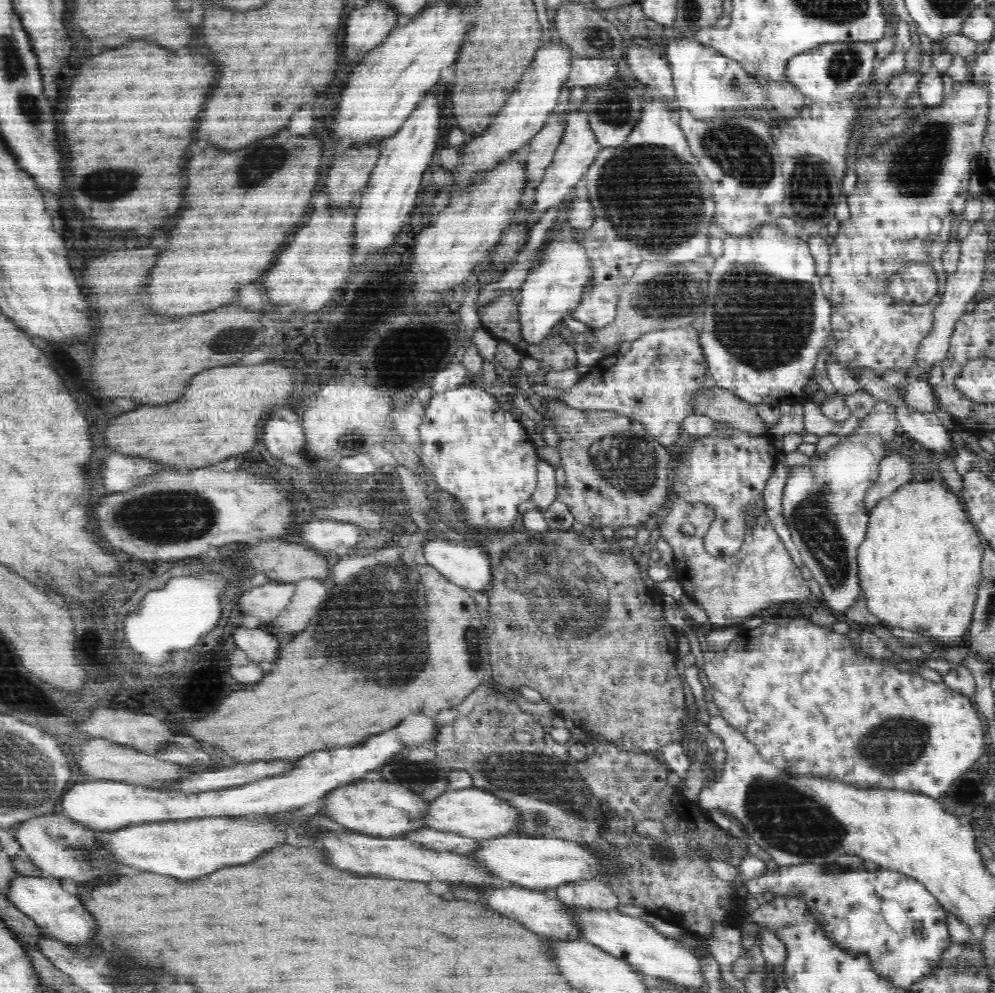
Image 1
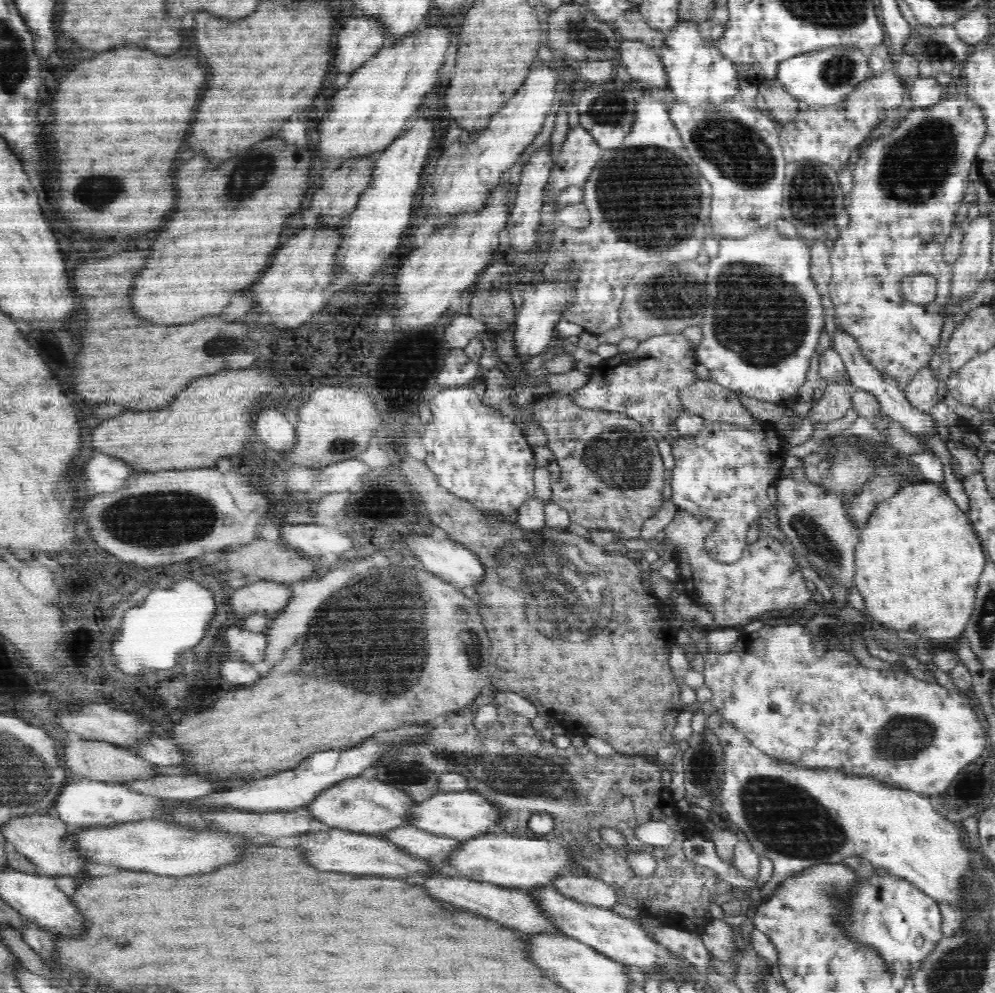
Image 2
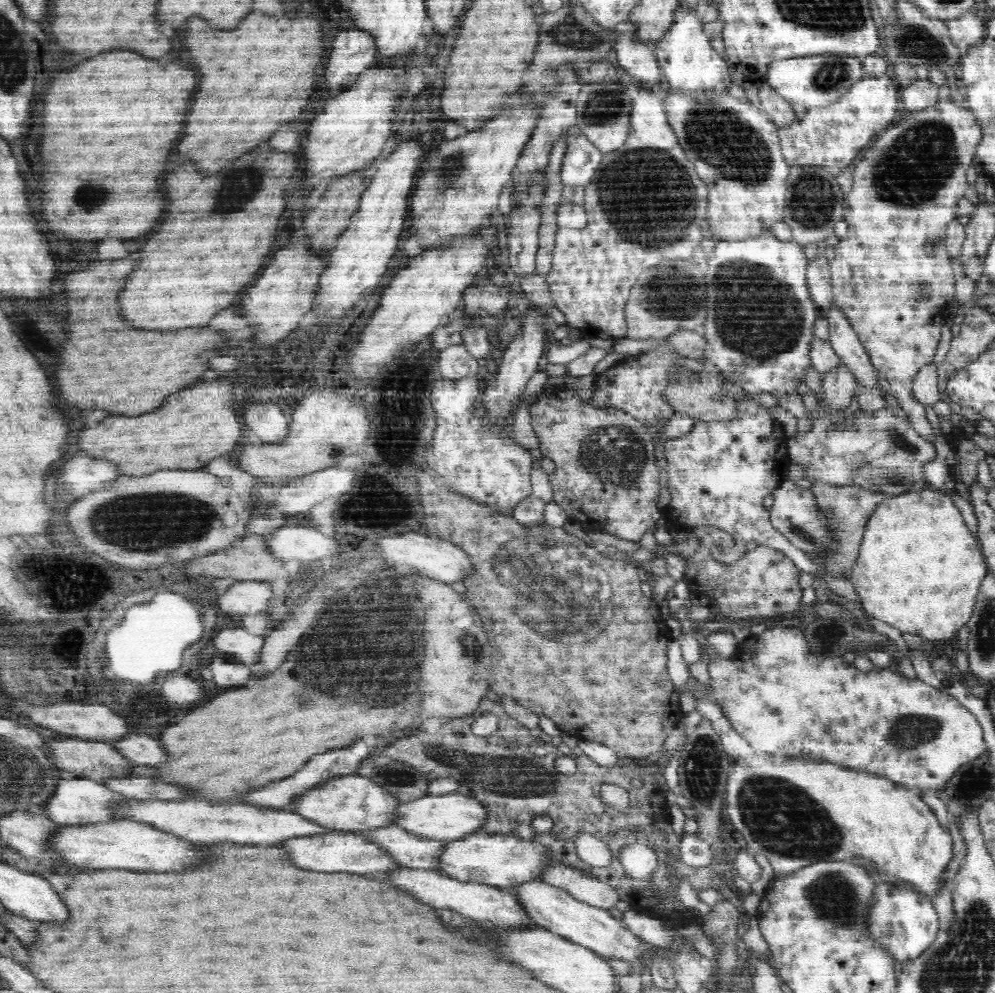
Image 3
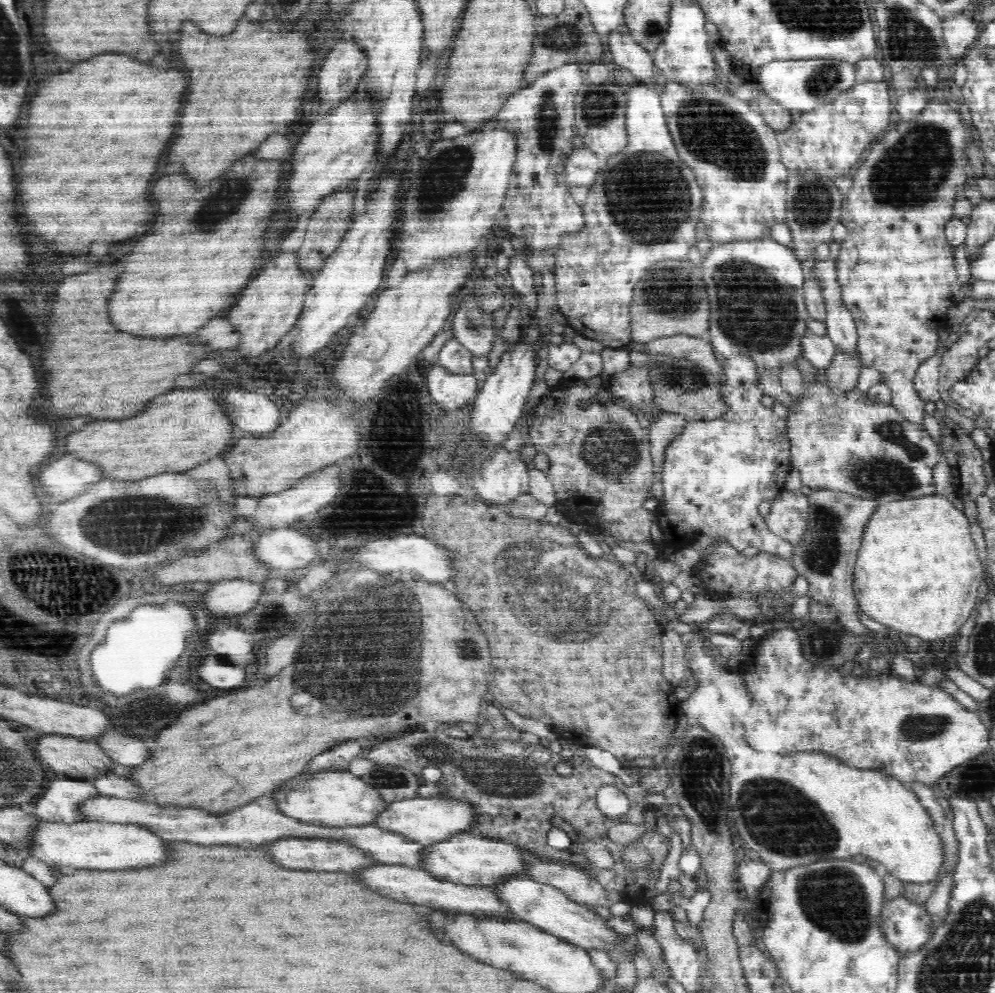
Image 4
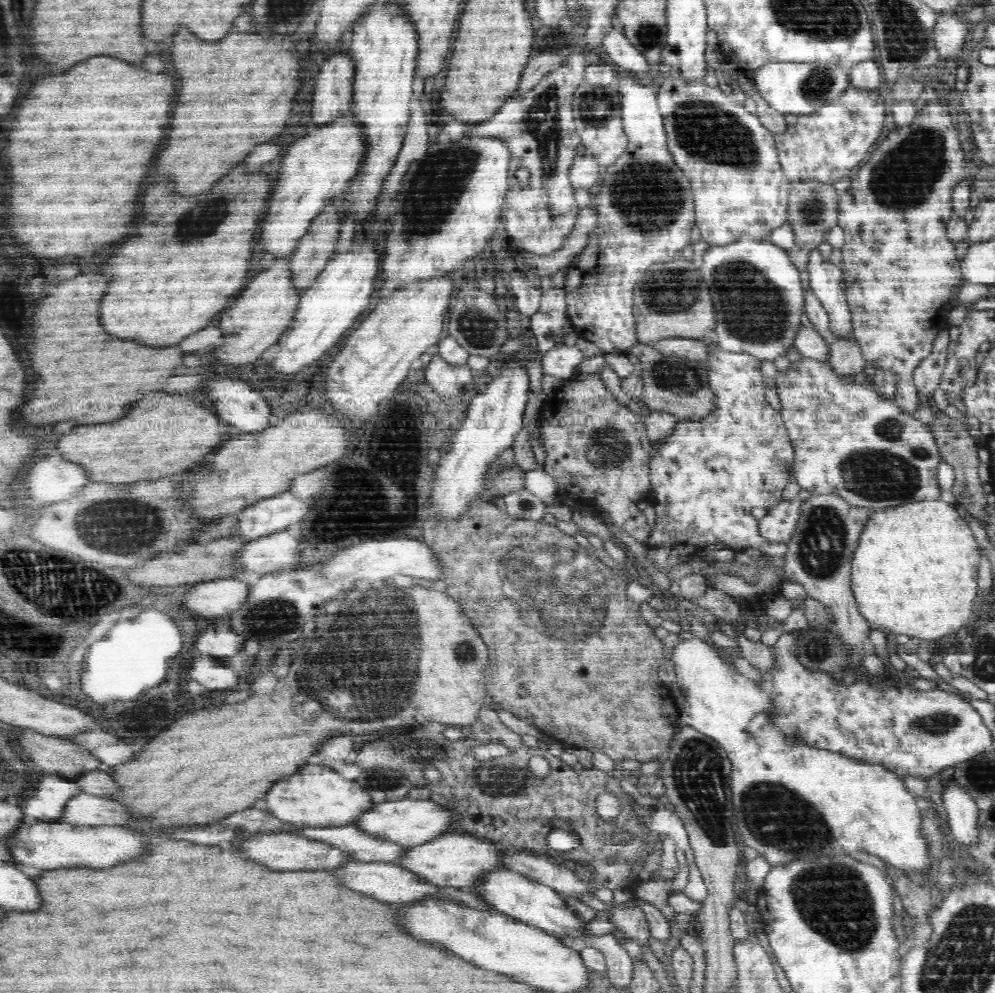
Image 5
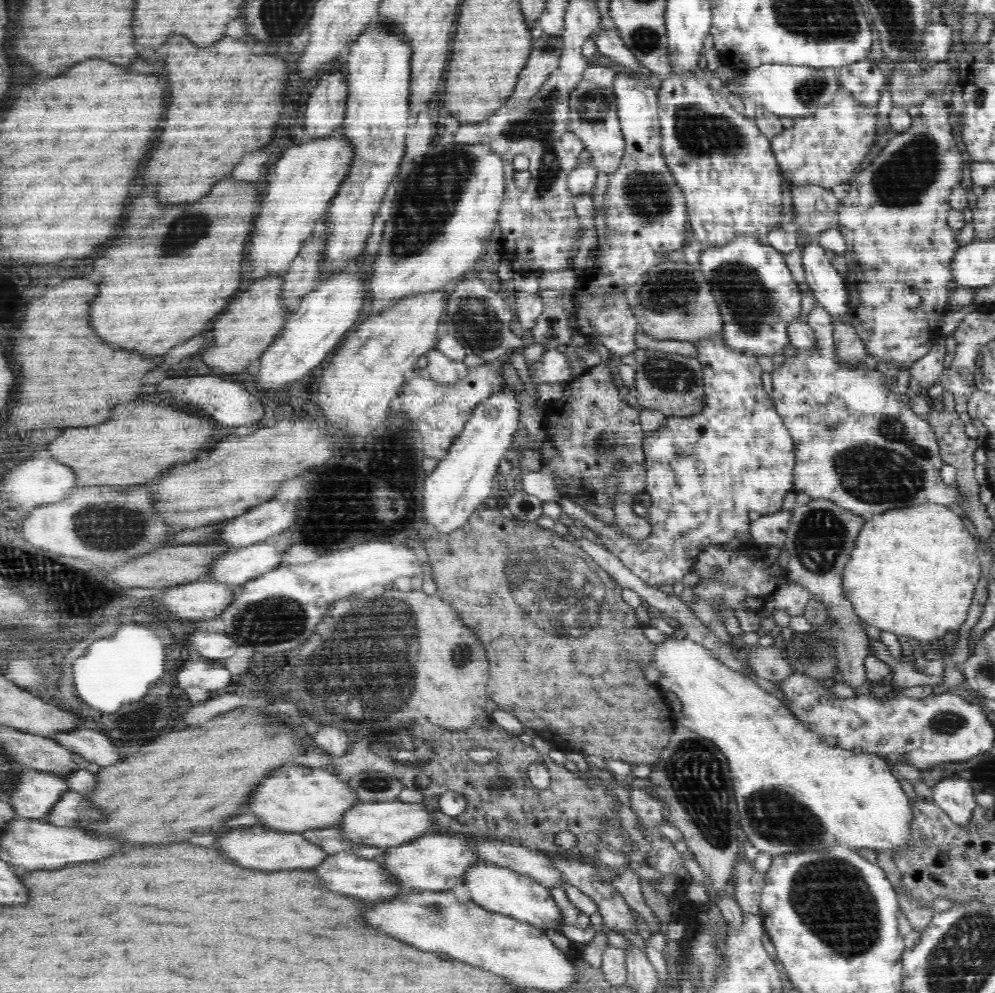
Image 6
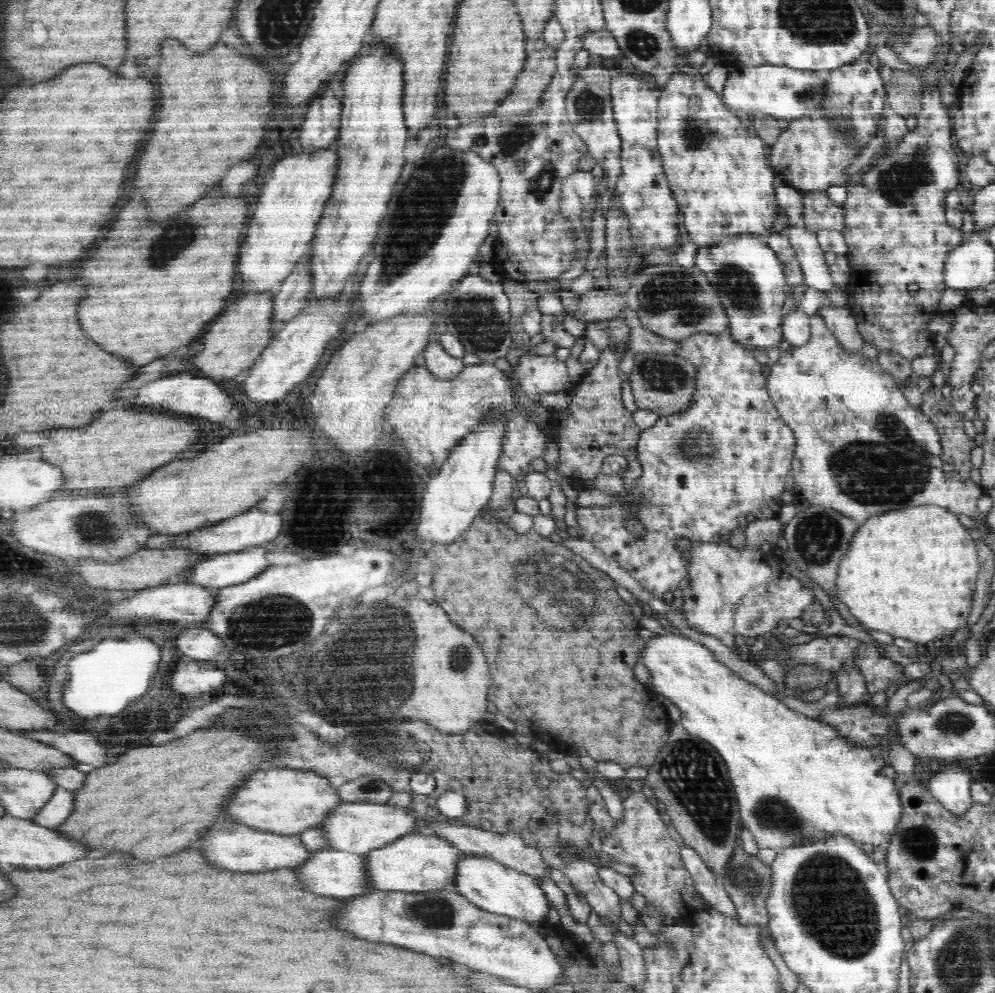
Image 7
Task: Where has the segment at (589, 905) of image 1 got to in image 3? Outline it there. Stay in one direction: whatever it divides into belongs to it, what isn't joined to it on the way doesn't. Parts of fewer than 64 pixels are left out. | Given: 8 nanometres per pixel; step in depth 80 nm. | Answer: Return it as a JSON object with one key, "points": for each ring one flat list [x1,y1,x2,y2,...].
{"points":[[558,863,552,865,543,872,542,880,565,890,576,900,600,908,612,908,620,901,615,888,574,867]]}

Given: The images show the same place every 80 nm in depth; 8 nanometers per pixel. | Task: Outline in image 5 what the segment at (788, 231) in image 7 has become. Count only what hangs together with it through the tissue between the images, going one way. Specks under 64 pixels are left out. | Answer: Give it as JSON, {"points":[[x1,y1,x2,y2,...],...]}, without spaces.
{"points":[[818,248,812,250,807,266,810,289,830,317,833,338,852,338,851,310,847,304,842,268,824,262]]}

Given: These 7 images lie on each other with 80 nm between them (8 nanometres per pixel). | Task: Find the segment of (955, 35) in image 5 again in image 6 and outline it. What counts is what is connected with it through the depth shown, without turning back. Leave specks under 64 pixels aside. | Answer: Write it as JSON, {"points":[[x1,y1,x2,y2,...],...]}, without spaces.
{"points":[[936,22,922,31,922,40,919,48,919,62,928,68,936,62,946,60,952,42,954,30,945,22]]}

